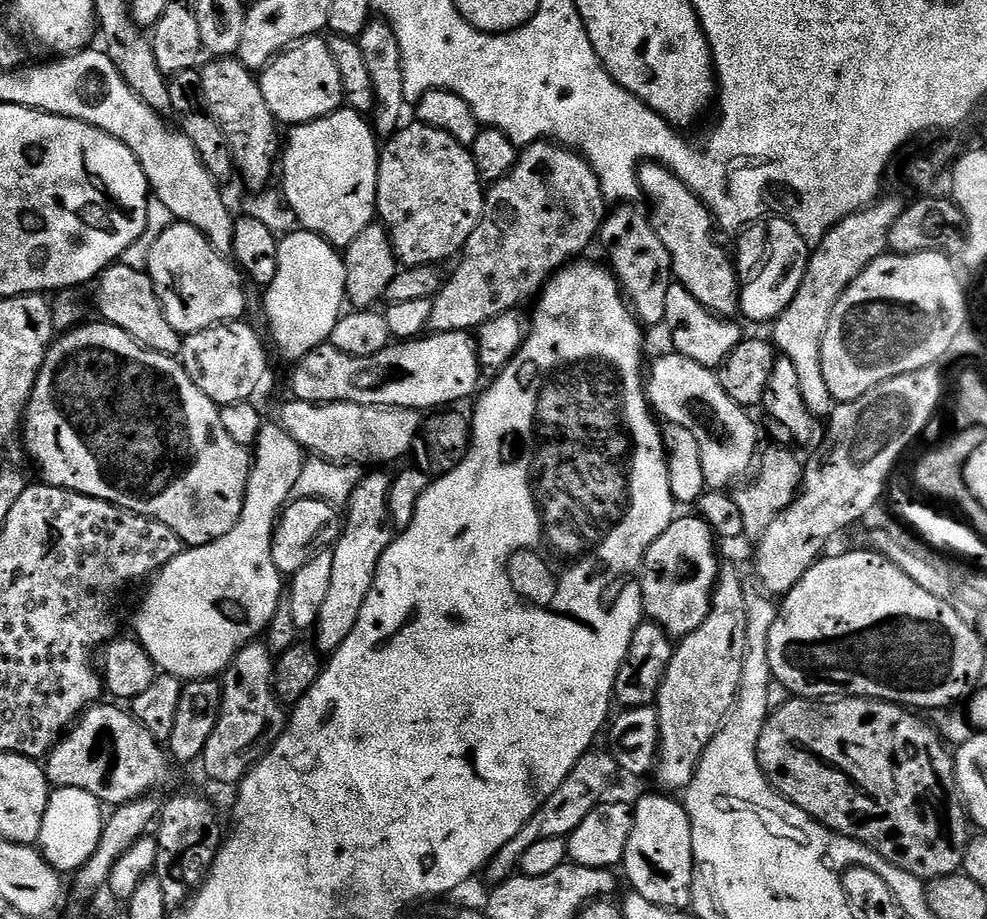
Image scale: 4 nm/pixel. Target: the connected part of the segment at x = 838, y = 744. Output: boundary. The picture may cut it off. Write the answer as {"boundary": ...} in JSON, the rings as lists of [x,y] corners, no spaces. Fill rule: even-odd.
{"boundary":[[[845,696],[843,698],[825,698],[822,700],[805,700],[803,698],[788,698],[788,701],[777,707],[769,715],[764,723],[762,738],[758,738],[756,743],[756,758],[760,762],[760,769],[764,772],[764,777],[781,796],[798,806],[810,818],[817,820],[822,826],[826,826],[831,832],[837,832],[840,836],[845,836],[851,840],[865,844],[868,848],[873,848],[882,858],[886,858],[894,866],[906,870],[914,878],[921,882],[931,882],[943,876],[955,876],[963,869],[964,855],[970,843],[968,828],[970,821],[968,809],[964,806],[964,800],[960,797],[960,792],[951,779],[943,780],[940,776],[948,778],[956,775],[956,762],[949,745],[940,738],[940,733],[936,731],[931,723],[919,720],[915,711],[909,710],[898,704],[890,704],[887,700],[864,700],[860,696]]]}

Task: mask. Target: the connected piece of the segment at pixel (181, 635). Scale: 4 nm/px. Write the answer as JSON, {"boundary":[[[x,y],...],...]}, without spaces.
{"boundary":[[[265,423],[254,445],[244,505],[238,509],[234,526],[214,542],[181,550],[164,569],[155,573],[151,581],[152,589],[145,594],[144,605],[136,616],[134,636],[161,673],[177,676],[181,682],[219,677],[230,666],[240,648],[267,633],[270,618],[274,616],[286,588],[285,581],[274,566],[272,531],[285,504],[289,503],[294,482],[298,482],[298,474],[302,474],[305,459],[304,449],[294,442],[294,438],[290,438],[290,434],[286,434],[279,423]]]}

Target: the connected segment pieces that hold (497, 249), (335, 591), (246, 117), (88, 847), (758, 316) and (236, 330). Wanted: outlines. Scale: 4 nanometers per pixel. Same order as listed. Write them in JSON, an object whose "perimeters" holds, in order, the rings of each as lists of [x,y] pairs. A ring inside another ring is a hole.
{"perimeters":[[[[537,140],[535,144],[527,145],[517,155],[516,165],[507,172],[501,180],[495,181],[484,193],[484,213],[478,222],[478,226],[474,230],[474,234],[470,234],[470,238],[464,243],[462,255],[455,261],[456,269],[450,272],[450,275],[445,279],[443,286],[440,288],[439,294],[433,296],[432,309],[430,310],[430,322],[428,328],[432,332],[467,332],[478,330],[486,322],[490,322],[490,318],[498,318],[498,314],[503,312],[511,312],[519,309],[520,304],[524,304],[528,299],[531,301],[537,297],[544,285],[551,280],[552,275],[559,272],[566,264],[573,263],[577,258],[583,257],[584,252],[591,244],[599,237],[600,228],[604,224],[606,215],[606,201],[604,199],[604,191],[600,185],[598,174],[594,172],[588,161],[578,152],[572,151],[571,148],[565,148],[562,144],[549,142],[547,140]]],[[[372,470],[361,475],[354,486],[342,516],[340,537],[331,549],[334,567],[330,569],[330,587],[326,599],[322,601],[322,610],[318,610],[318,618],[314,629],[314,647],[321,654],[331,654],[346,642],[350,630],[354,630],[354,622],[358,622],[358,614],[362,614],[362,602],[366,602],[366,594],[370,594],[370,586],[374,582],[374,574],[378,570],[378,562],[388,545],[394,539],[393,529],[388,518],[388,494],[392,485],[392,476],[384,470]]],[[[221,56],[212,58],[199,69],[200,89],[204,95],[204,101],[211,112],[212,117],[218,122],[222,134],[232,151],[232,162],[238,176],[244,179],[244,184],[250,191],[260,194],[272,184],[272,163],[277,163],[282,152],[282,132],[278,127],[276,115],[266,106],[266,98],[262,98],[259,79],[235,56]]],[[[80,787],[53,789],[49,793],[46,814],[39,832],[38,848],[44,860],[61,874],[75,873],[97,848],[103,828],[104,810],[101,801]]],[[[772,219],[751,225],[739,237],[740,252],[738,248],[734,256],[740,277],[740,312],[748,320],[775,322],[782,310],[790,306],[794,294],[798,294],[798,286],[802,286],[807,270],[810,245],[789,220]]],[[[243,319],[230,320],[200,332],[187,333],[182,340],[179,359],[186,374],[190,374],[194,386],[217,406],[252,400],[268,368],[268,356],[259,334],[244,323]]]]}

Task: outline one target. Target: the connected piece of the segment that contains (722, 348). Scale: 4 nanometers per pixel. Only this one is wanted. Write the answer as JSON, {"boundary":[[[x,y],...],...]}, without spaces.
{"boundary":[[[672,283],[666,294],[666,314],[664,315],[663,327],[668,328],[668,336],[672,339],[671,347],[679,356],[690,358],[698,362],[698,366],[716,370],[721,364],[730,358],[730,354],[740,345],[742,333],[736,325],[737,321],[732,318],[716,316],[690,290],[686,290],[678,283]]]}

